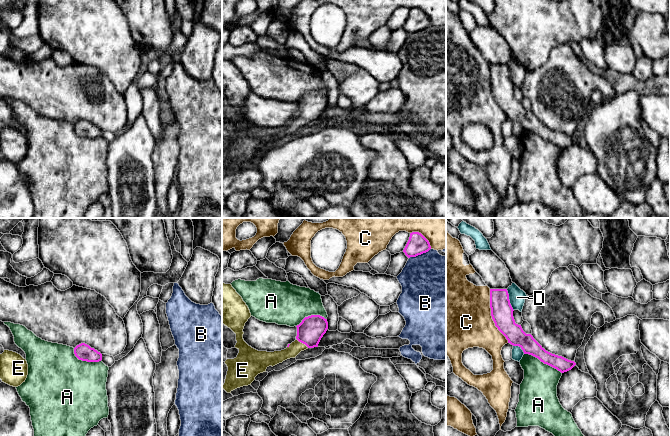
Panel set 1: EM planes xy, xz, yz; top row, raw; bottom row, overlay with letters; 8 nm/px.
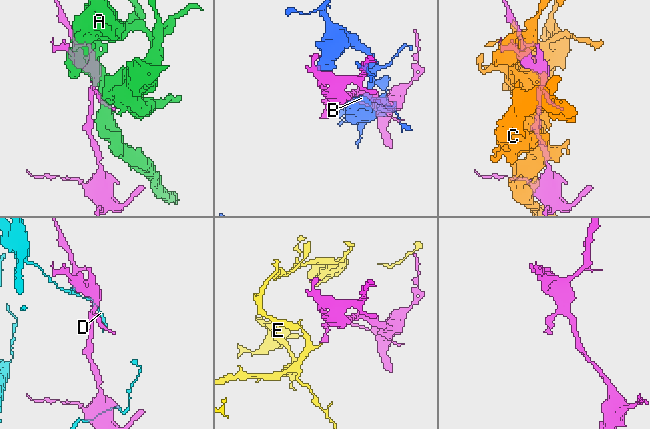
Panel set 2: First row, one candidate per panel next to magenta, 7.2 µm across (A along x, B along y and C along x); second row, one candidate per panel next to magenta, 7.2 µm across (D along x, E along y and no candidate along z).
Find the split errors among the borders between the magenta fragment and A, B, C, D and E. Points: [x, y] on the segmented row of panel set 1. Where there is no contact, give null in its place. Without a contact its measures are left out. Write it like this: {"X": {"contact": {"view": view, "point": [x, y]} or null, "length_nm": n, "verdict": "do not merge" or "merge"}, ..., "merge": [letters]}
{"A": {"contact": {"view": "yz", "point": [543, 362]}, "length_nm": 340, "verdict": "do not merge"}, "B": {"contact": {"view": "xz", "point": [419, 254]}, "length_nm": 190, "verdict": "do not merge"}, "C": {"contact": {"view": "yz", "point": [491, 315]}, "length_nm": 460, "verdict": "do not merge"}, "D": {"contact": {"view": "yz", "point": [509, 300]}, "length_nm": 190, "verdict": "do not merge"}, "E": {"contact": {"view": "xz", "point": [302, 342]}, "length_nm": 130, "verdict": "merge"}, "merge": ["E"]}

